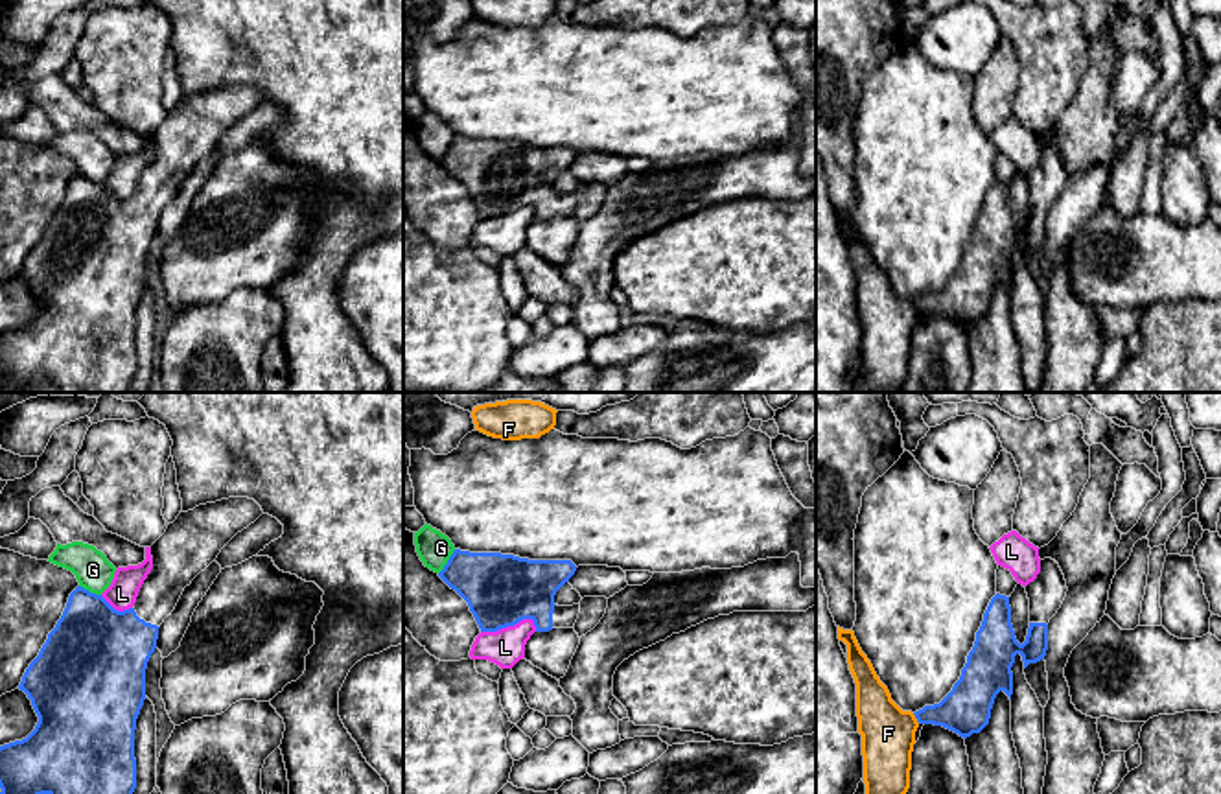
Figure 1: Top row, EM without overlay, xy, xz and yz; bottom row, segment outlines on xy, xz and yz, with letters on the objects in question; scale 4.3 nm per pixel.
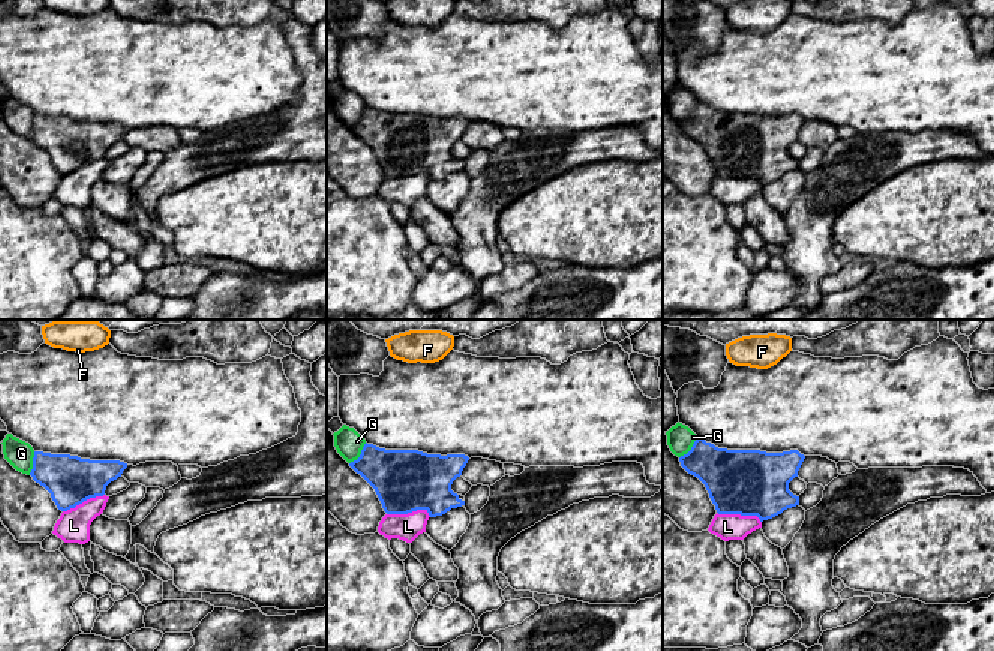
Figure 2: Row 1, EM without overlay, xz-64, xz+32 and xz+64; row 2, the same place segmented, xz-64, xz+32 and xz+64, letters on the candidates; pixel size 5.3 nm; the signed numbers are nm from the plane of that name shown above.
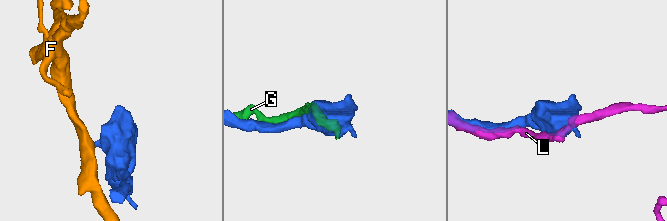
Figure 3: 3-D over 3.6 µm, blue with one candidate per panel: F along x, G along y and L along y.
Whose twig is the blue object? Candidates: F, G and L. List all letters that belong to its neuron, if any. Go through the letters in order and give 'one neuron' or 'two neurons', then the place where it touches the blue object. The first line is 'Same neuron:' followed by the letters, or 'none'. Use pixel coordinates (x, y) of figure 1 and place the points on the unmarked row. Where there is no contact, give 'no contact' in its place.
Same neuron: none
F: two neurons; meets blue in yz at (916, 304)
G: two neurons; meets blue in xz at (448, 150)
L: two neurons; meets blue in xz at (509, 212)

